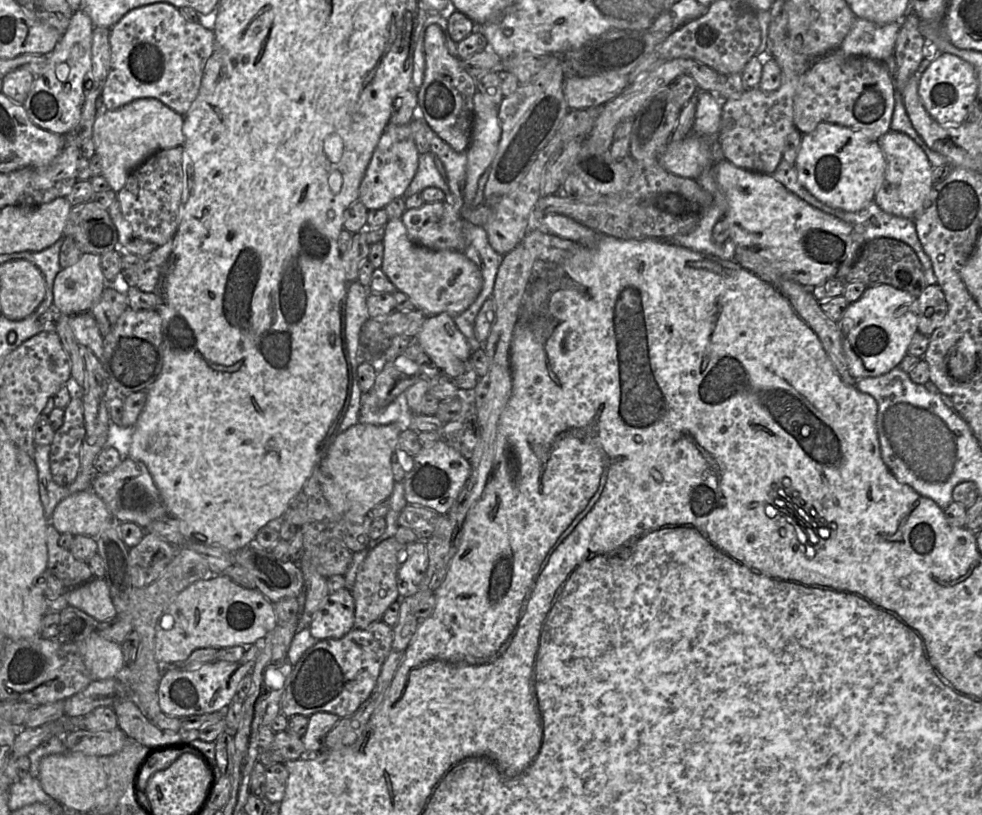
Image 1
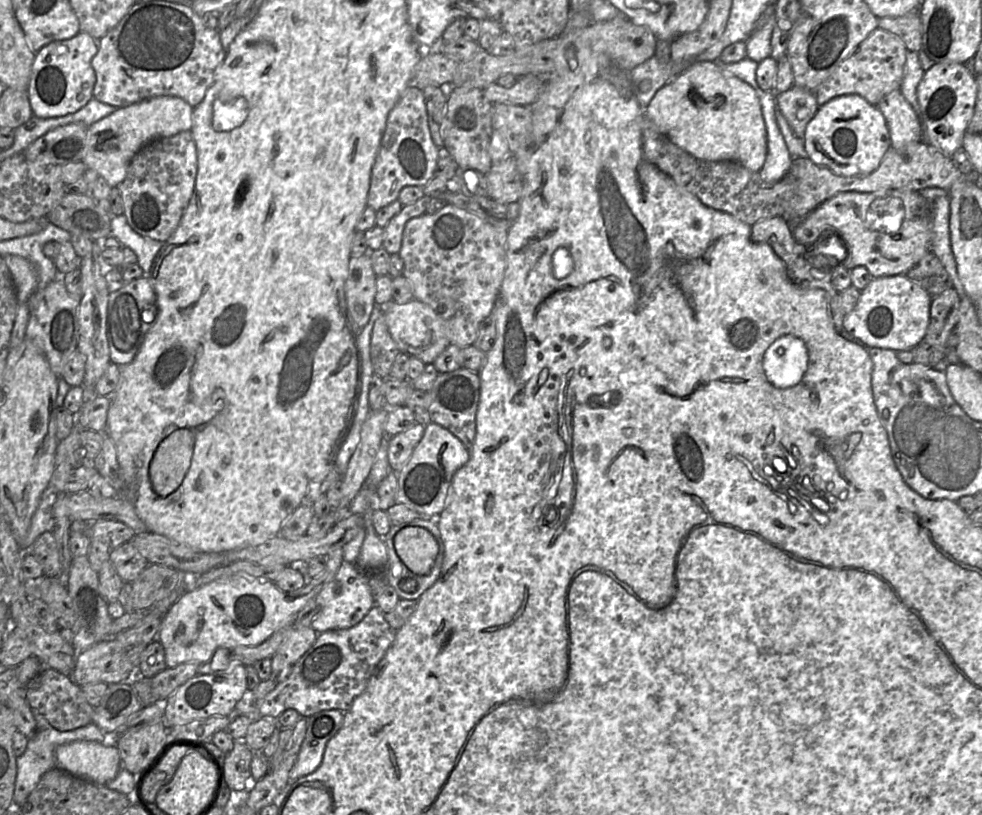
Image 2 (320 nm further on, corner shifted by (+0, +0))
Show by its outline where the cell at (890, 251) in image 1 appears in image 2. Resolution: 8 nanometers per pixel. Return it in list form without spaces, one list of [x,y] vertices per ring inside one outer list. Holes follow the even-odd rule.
[[[930,250],[905,275],[918,283],[932,299],[953,288],[952,281],[939,258]]]

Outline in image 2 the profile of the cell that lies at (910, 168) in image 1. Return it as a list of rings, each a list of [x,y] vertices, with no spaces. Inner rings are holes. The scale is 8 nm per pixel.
[[[900,89],[887,94],[877,106],[885,117],[891,147],[900,150],[909,143],[924,140],[921,119],[917,117]]]

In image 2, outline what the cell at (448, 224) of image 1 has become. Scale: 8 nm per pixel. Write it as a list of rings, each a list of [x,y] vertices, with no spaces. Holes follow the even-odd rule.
[[[446,203],[435,214],[424,213],[405,224],[398,252],[403,261],[402,275],[409,281],[413,298],[426,303],[444,320],[450,343],[466,348],[475,342],[482,321],[498,306],[506,268],[508,229],[452,204]]]

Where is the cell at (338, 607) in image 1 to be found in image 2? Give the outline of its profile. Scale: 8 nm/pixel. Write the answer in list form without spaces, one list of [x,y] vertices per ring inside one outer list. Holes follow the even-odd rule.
[[[343,561],[333,579],[315,597],[318,612],[311,627],[322,633],[347,629],[358,624],[375,604],[366,574],[355,563]]]

